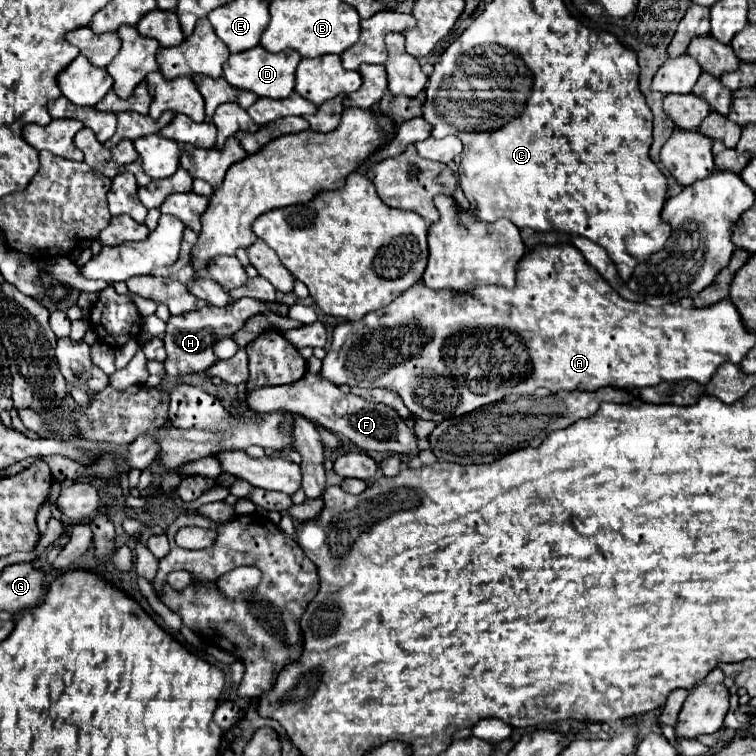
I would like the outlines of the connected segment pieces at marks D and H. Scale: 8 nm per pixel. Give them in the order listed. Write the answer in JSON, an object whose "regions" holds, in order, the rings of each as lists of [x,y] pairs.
{"regions":[[[[255,46],[251,50],[231,54],[229,60],[223,64],[223,78],[231,86],[252,91],[258,97],[287,98],[293,92],[295,70],[299,62],[301,62],[301,54],[297,50],[283,50],[283,52],[271,54],[265,48]]],[[[239,298],[225,308],[205,306],[201,310],[187,312],[185,316],[171,316],[167,320],[167,334],[163,340],[167,350],[167,360],[165,360],[167,376],[183,378],[189,374],[207,372],[217,362],[213,352],[215,342],[219,342],[219,338],[233,338],[233,334],[239,332],[239,328],[243,328],[251,316],[261,314],[263,310],[265,310],[263,302],[253,298]]]]}

